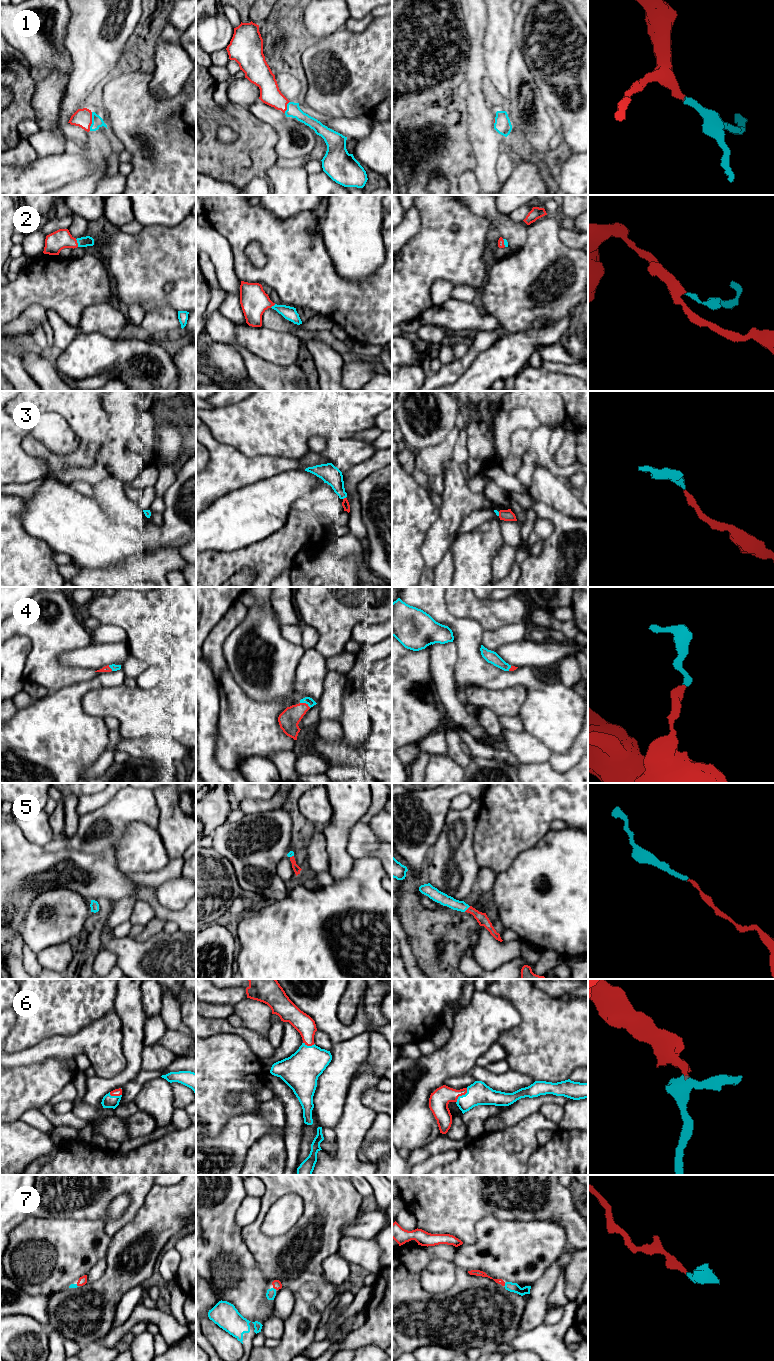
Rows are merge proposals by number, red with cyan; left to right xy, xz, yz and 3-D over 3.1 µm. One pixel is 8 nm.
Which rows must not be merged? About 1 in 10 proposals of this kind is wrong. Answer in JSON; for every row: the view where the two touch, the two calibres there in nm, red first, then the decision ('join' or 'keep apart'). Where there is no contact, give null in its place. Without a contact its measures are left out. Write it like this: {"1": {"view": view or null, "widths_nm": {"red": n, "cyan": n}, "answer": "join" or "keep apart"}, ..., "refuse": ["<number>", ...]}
{"1": {"view": "xy", "widths_nm": {"red": 140, "cyan": 90}, "answer": "join"}, "2": {"view": "xy", "widths_nm": {"red": 160, "cyan": 80}, "answer": "join"}, "3": {"view": "xz", "widths_nm": {"red": 60, "cyan": 150}, "answer": "join"}, "4": {"view": "xz", "widths_nm": {"red": 160, "cyan": 60}, "answer": "join"}, "5": {"view": "yz", "widths_nm": {"red": 90, "cyan": 90}, "answer": "join"}, "6": {"view": "yz", "widths_nm": {"red": 160, "cyan": 190}, "answer": "join"}, "7": {"view": "xz", "widths_nm": {"red": 70, "cyan": 80}, "answer": "join"}, "refuse": []}

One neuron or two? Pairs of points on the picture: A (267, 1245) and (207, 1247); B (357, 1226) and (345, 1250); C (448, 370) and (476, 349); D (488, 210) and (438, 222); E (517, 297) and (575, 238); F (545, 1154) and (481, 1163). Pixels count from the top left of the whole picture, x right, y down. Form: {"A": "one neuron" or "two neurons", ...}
{"A": "two neurons", "B": "two neurons", "C": "one neuron", "D": "two neurons", "E": "two neurons", "F": "two neurons"}

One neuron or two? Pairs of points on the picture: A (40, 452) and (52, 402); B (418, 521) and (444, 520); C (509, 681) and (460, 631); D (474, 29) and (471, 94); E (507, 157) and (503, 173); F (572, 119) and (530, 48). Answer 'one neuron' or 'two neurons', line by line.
A: one neuron
B: two neurons
C: one neuron
D: one neuron
E: one neuron
F: one neuron

